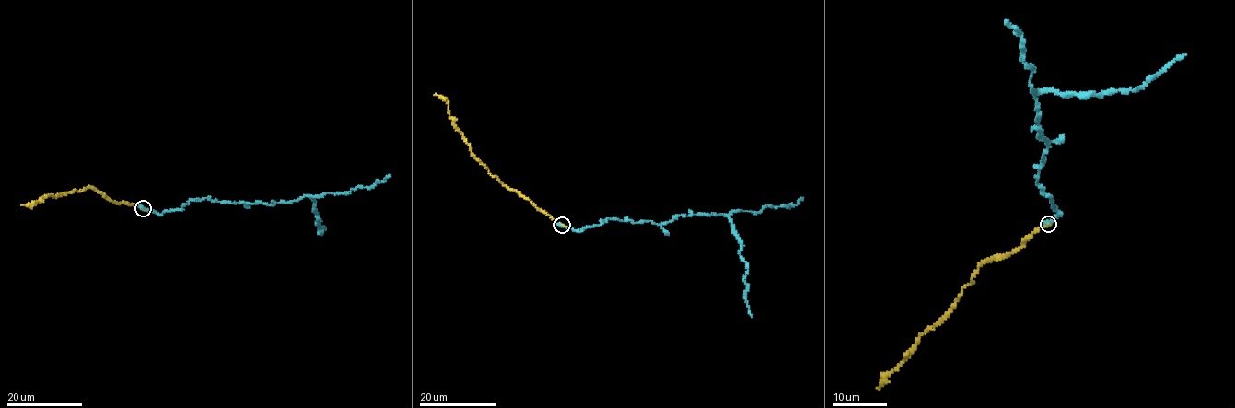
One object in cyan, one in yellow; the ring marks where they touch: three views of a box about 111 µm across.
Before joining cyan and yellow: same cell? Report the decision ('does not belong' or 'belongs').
belongs

